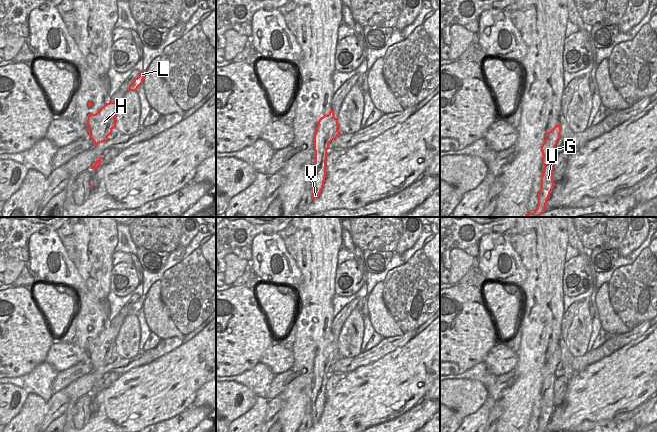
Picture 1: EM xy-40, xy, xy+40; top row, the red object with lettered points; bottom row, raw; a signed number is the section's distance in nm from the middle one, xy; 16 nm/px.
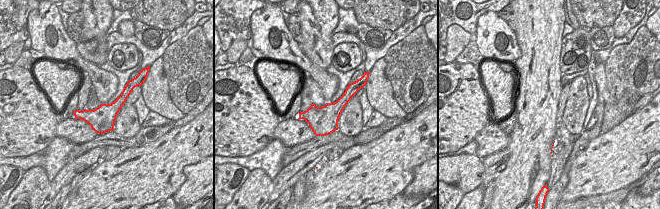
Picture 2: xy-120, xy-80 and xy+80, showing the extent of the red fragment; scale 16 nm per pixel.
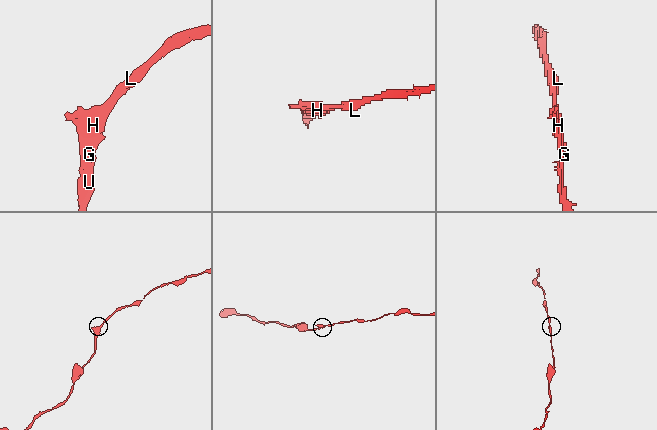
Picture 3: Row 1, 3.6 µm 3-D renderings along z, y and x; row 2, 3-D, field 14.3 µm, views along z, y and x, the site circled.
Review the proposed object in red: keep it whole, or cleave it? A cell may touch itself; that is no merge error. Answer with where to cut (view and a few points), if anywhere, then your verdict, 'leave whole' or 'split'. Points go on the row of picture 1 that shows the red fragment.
cut none; leave whole

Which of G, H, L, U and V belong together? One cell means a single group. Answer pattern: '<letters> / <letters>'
G H L U V

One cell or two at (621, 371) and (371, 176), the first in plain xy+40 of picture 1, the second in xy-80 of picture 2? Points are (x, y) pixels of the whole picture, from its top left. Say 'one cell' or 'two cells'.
one cell

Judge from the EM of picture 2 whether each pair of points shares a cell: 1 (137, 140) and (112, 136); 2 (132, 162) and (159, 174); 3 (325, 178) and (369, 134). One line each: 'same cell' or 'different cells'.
1: same cell
2: same cell
3: different cells

